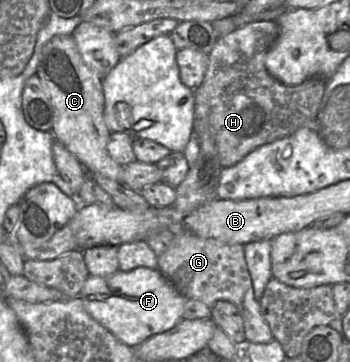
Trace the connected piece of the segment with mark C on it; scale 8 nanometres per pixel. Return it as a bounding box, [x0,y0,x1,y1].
[36,35,122,181]

